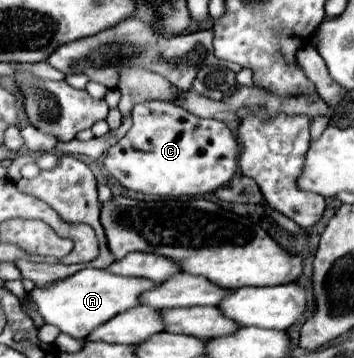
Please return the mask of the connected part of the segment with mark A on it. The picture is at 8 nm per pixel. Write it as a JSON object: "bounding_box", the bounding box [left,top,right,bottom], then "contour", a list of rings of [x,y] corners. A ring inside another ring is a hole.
{"bounding_box":[22,269,156,339],"contour":[[[82,269],[62,281],[54,281],[48,285],[34,287],[28,297],[22,301],[22,311],[28,313],[30,305],[36,307],[36,311],[42,315],[44,323],[56,325],[62,333],[68,333],[76,339],[86,339],[86,335],[102,325],[104,321],[112,319],[120,311],[126,311],[130,307],[138,305],[138,295],[146,289],[152,289],[156,283],[148,279],[136,279],[136,277],[118,277],[112,273],[106,273],[102,269]]]}

